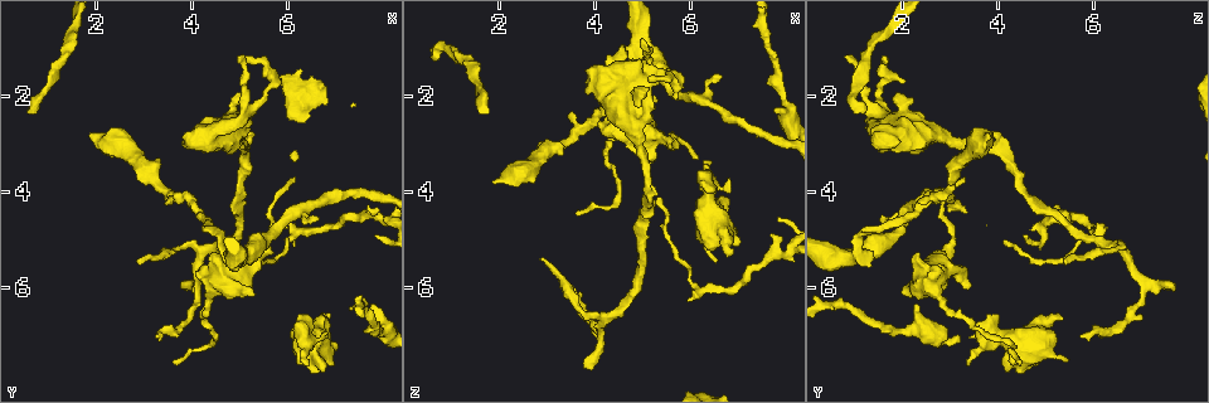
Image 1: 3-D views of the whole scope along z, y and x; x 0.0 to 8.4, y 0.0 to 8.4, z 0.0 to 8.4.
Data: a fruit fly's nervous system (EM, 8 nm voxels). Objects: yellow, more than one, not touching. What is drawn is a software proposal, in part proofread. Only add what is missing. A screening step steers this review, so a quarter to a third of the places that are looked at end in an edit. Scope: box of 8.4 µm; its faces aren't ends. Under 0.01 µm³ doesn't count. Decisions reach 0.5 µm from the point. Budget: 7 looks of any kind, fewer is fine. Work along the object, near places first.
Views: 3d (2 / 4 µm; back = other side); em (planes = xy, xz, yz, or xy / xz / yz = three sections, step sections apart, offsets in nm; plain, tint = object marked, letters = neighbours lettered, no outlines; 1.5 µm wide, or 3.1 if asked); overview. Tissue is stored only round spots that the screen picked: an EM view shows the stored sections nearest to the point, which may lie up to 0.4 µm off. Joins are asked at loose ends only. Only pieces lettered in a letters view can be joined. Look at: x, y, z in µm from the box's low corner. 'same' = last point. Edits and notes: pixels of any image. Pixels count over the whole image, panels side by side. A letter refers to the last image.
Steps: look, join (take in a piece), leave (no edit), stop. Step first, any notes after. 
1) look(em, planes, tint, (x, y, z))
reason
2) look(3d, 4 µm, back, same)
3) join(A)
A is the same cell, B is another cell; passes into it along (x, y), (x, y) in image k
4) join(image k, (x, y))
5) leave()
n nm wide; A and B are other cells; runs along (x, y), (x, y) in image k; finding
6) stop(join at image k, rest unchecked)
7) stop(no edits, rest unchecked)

look(em, xz, step 4, letters, (3.90, 6.05, 7.70))
thin end

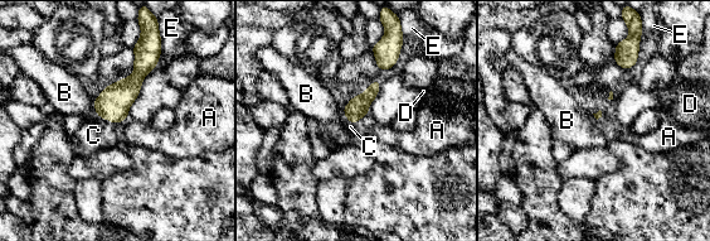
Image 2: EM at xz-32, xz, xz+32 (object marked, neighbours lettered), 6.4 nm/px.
join(C)
C is the same cell, A, B, D and E are other cells; passes into it along (113, 102), (107, 120), (93, 135) in image 2; it goes on there

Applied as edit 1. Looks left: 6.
look(overview)

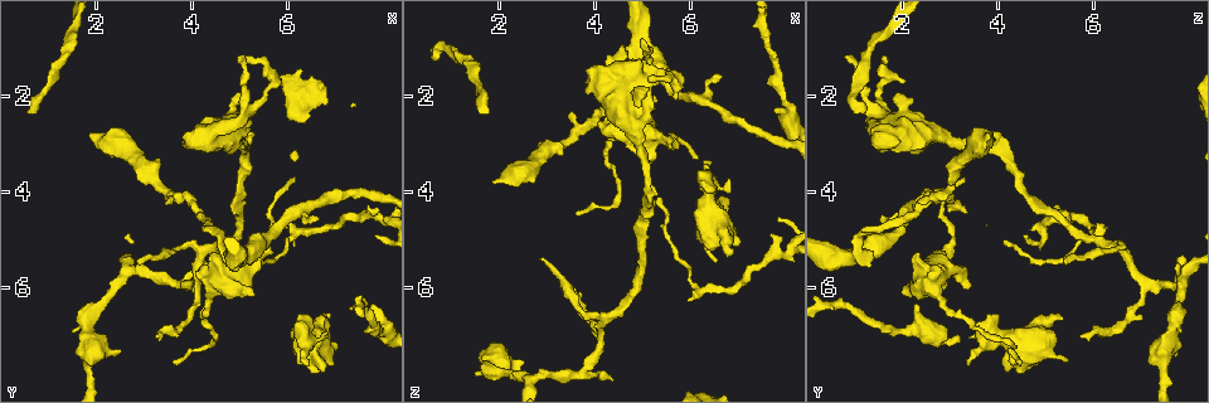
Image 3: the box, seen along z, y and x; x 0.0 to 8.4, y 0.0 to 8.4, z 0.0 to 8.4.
look(em, planes, letters, (5.35, 6.15, 2.15))

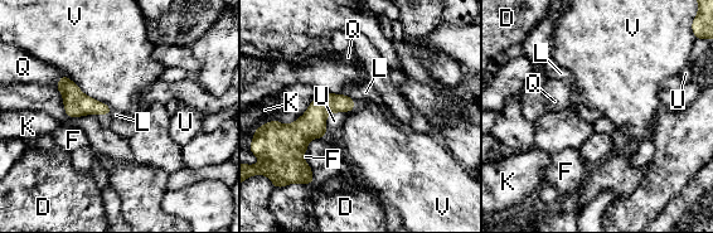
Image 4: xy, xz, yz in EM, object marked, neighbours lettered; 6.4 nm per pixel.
join(L)
L is the same cell, D, F, K, Q, U and V are other cells; passes into it along (324, 103), (353, 101), (365, 92) in image 4; the neuron continues

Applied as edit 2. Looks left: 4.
look(overview)
see it whole again

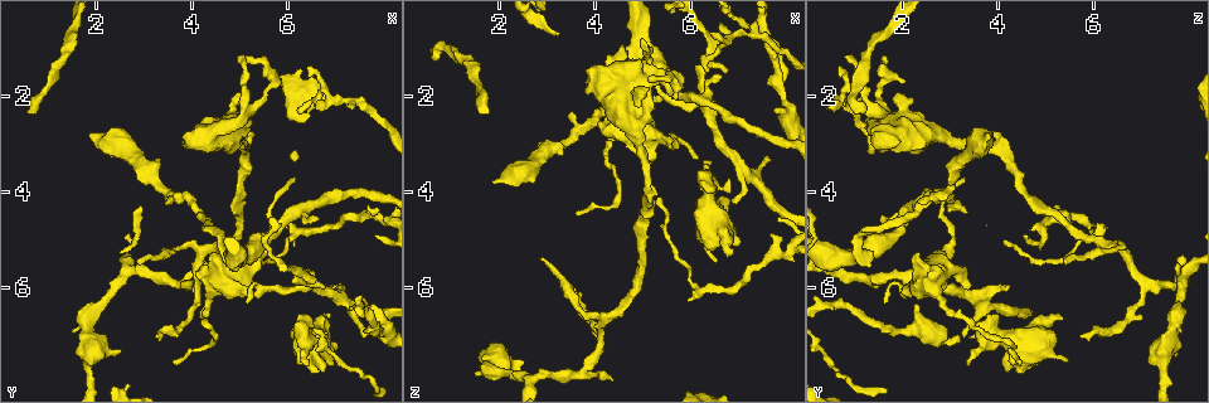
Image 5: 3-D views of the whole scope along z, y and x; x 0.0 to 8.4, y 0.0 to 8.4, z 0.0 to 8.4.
look(3d, 4 µm, (3.80, 2.95, 1.90))
thick end

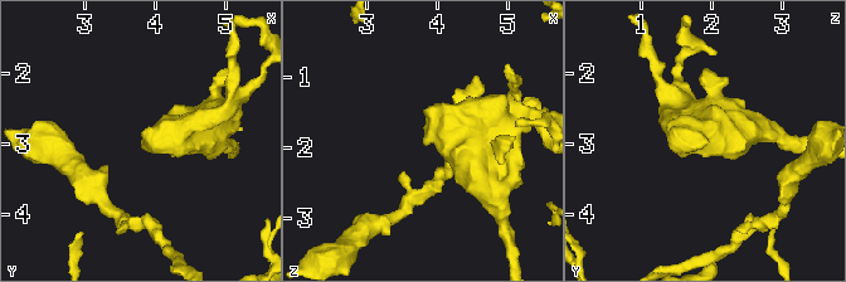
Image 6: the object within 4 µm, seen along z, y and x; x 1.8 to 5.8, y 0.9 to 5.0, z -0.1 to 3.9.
look(em, planes, letters, (3.80, 3.00, 1.95))

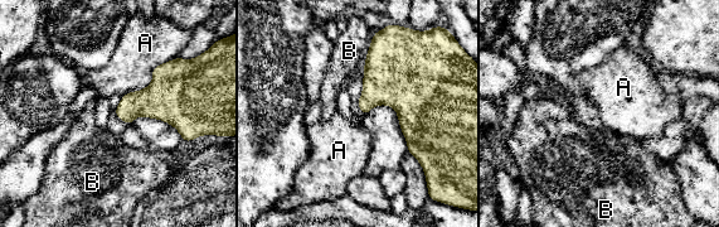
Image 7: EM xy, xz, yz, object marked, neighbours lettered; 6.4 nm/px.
leave()
A and B are other cells; border along (178, 56), (122, 96) in image 7; none of them fits

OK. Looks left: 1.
stop(join at image 2, join at image 4, rest unchecked)

